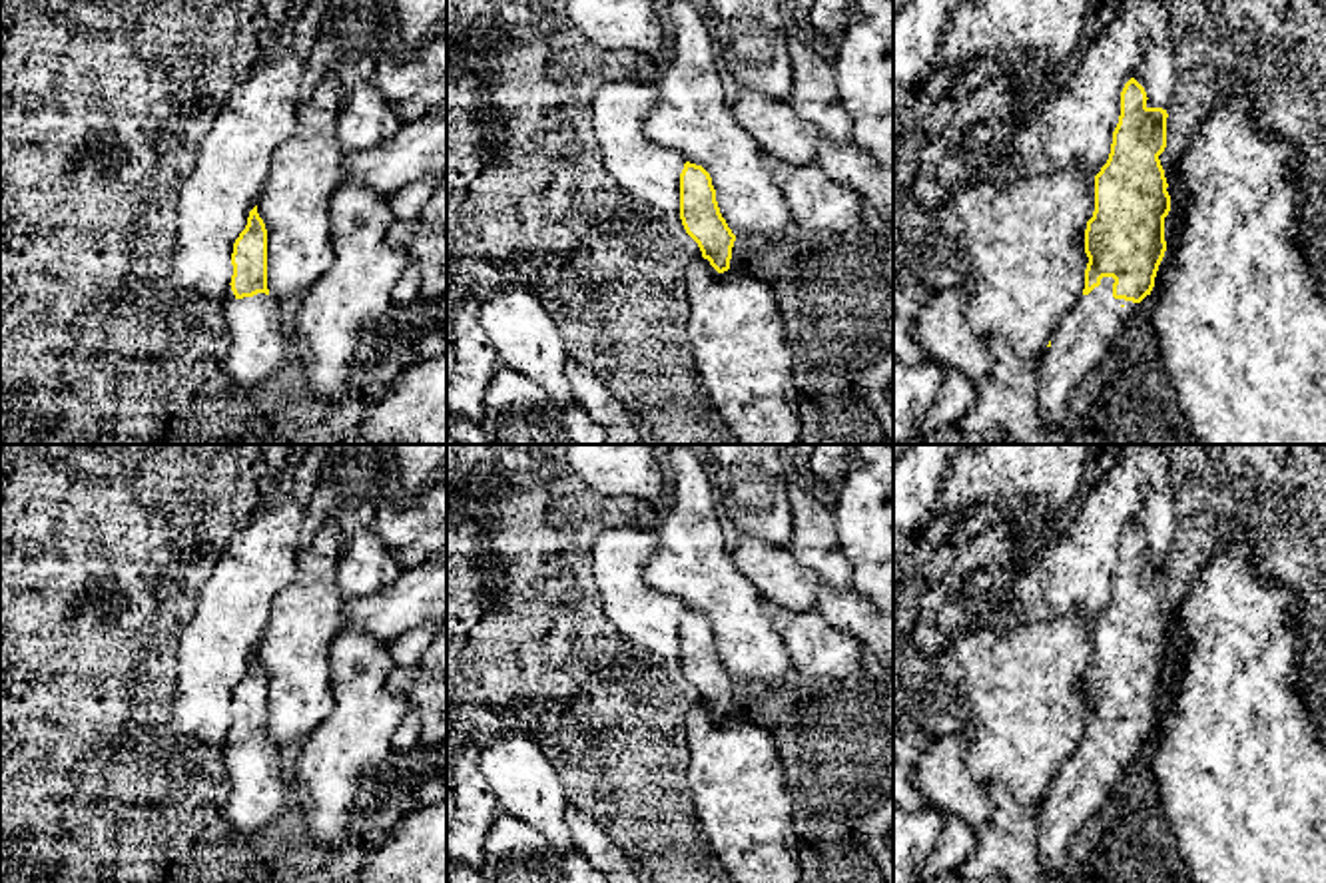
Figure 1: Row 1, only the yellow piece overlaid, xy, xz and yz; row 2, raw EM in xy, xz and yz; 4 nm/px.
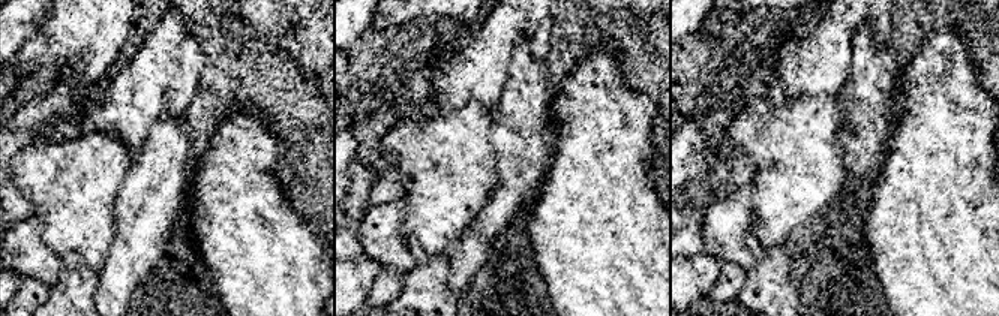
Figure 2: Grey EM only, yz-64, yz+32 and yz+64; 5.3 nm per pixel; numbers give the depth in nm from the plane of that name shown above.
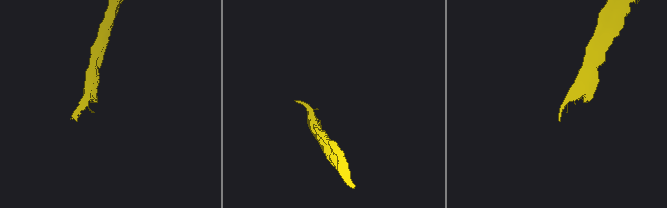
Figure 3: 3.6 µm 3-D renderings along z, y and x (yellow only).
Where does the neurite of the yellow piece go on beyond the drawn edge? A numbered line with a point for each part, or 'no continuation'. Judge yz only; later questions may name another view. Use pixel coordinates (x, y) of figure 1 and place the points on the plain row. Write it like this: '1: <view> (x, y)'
1: yz (1085, 780)

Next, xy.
1: xy (256, 782)

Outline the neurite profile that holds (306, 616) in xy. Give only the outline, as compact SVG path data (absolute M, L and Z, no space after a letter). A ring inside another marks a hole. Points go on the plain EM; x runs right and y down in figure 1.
M325 518L315 538L301 546L295 578L277 592L257 646L267 676L267 736L279 749L307 737L333 710L331 646L341 632L345 596L337 586L343 530Z

